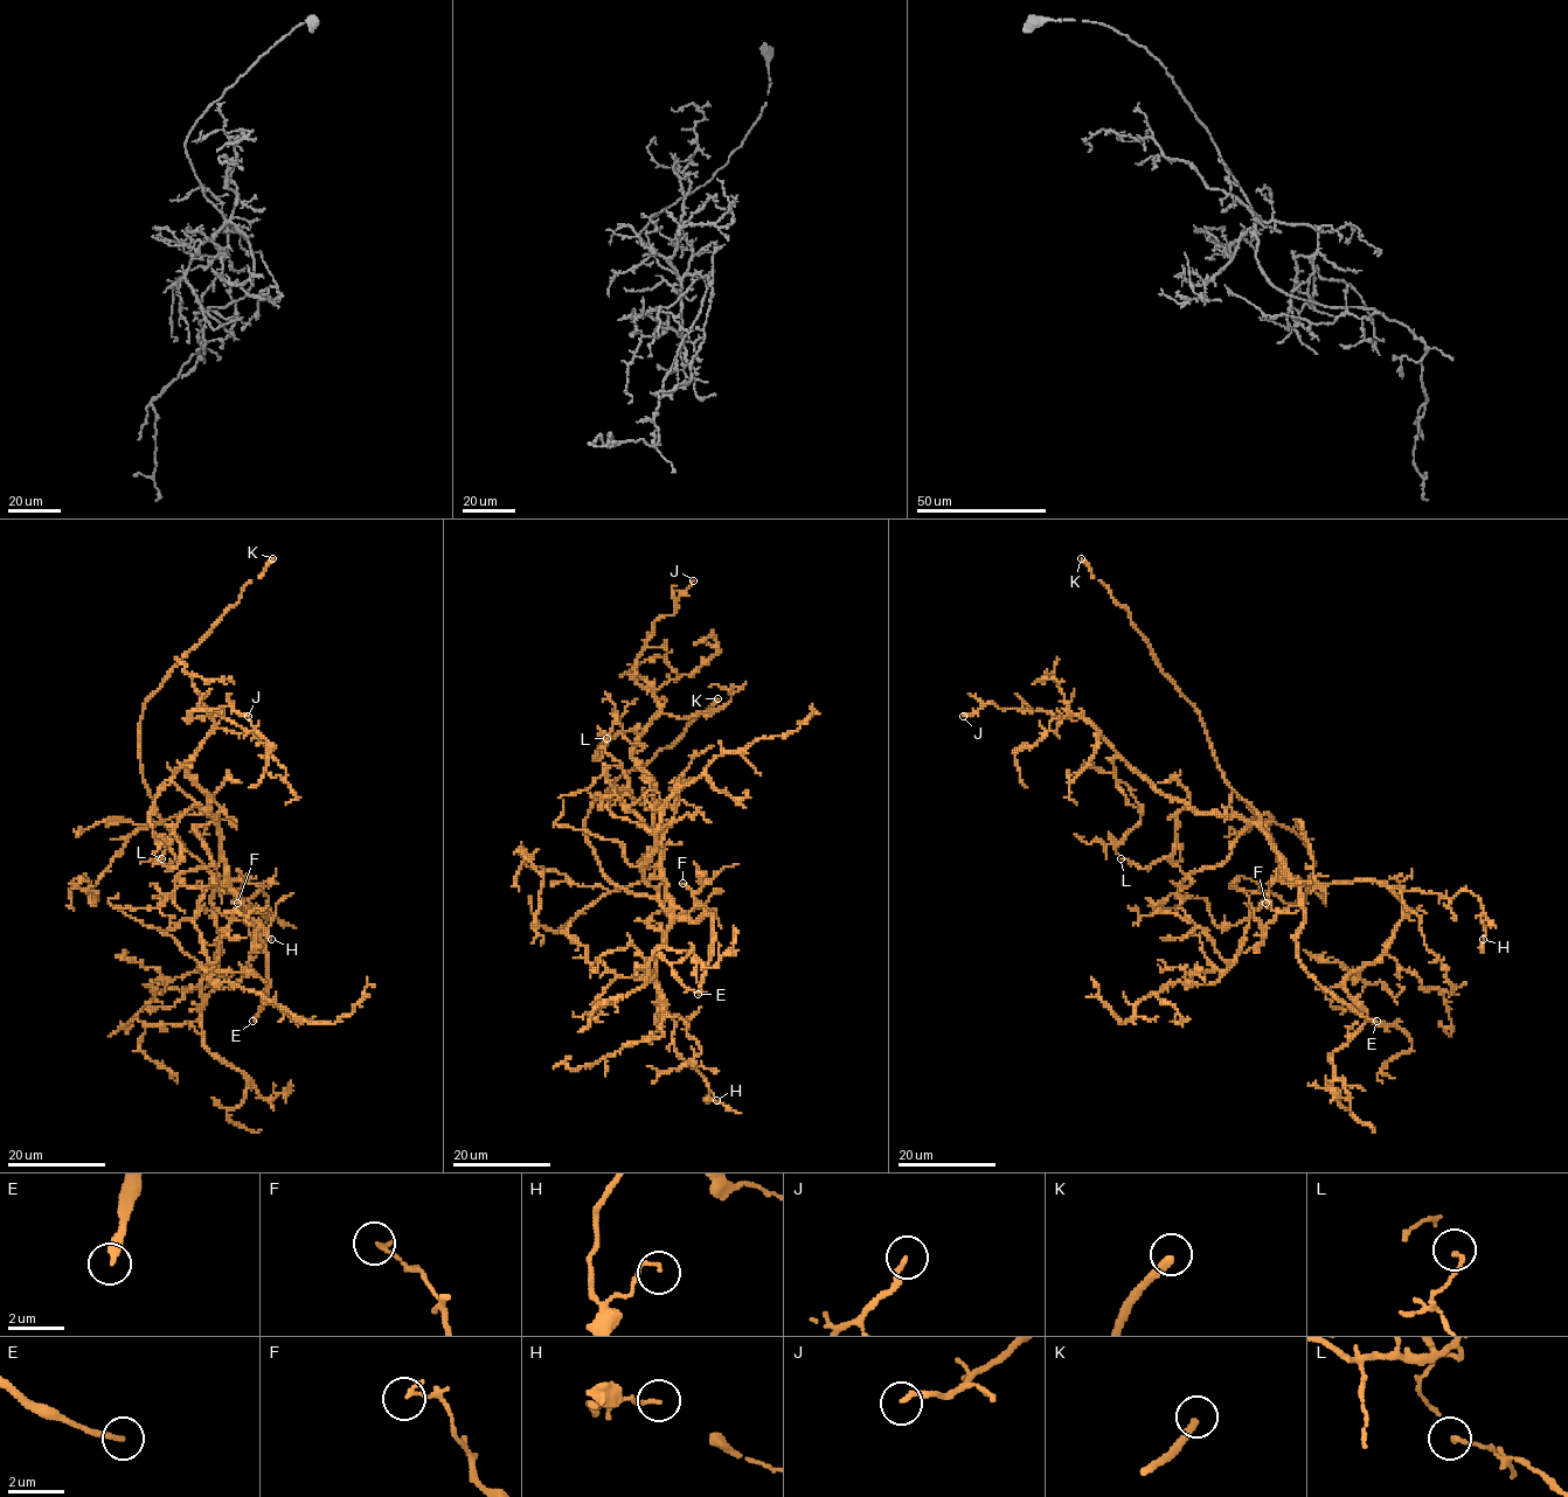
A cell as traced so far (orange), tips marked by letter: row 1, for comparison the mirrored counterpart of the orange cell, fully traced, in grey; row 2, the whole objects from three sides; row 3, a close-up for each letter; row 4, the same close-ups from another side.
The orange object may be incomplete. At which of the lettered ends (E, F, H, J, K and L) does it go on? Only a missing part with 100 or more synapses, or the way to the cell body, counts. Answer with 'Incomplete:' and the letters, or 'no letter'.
Incomplete: E

